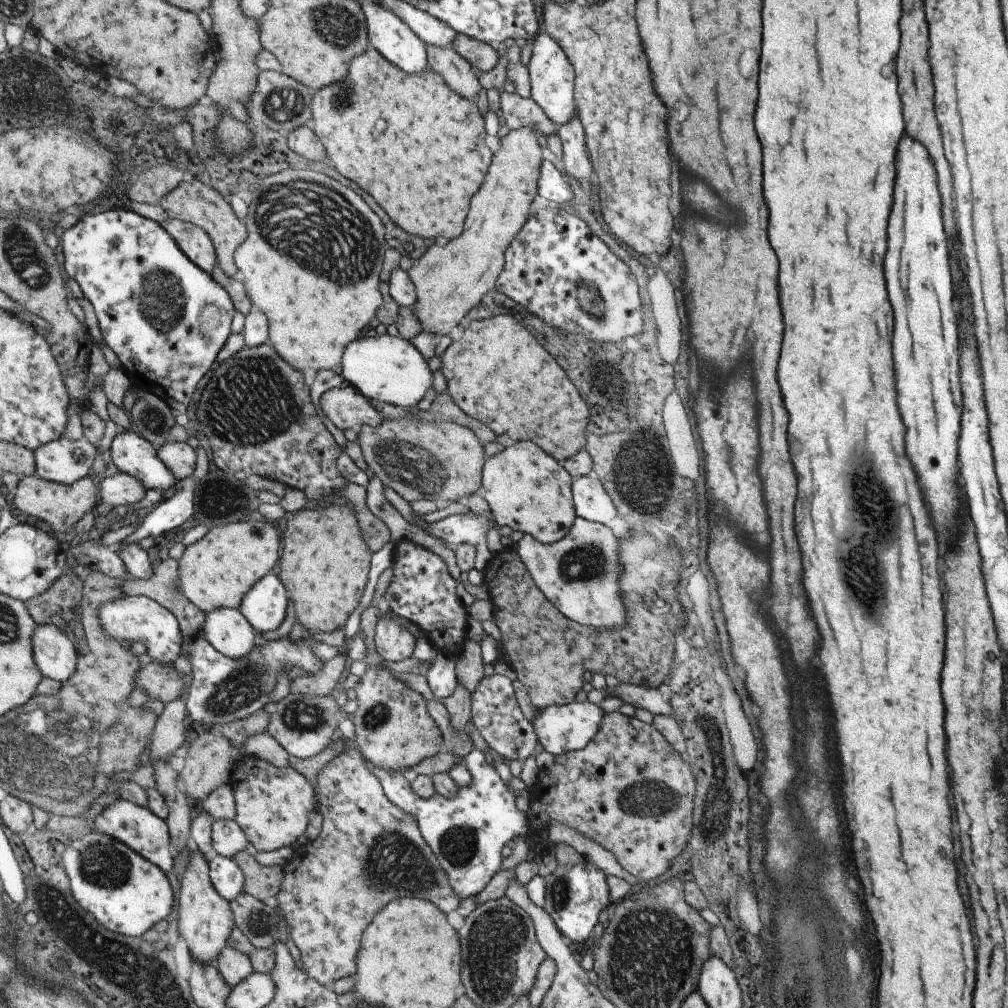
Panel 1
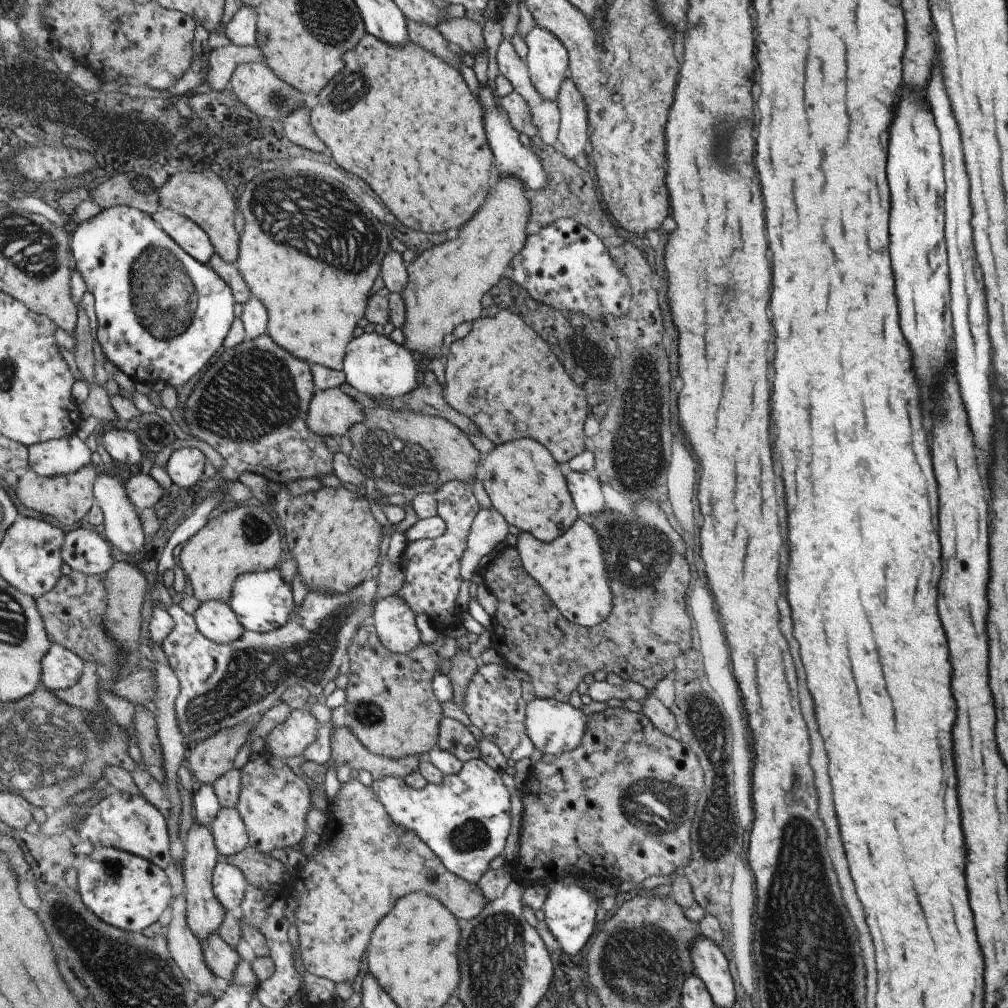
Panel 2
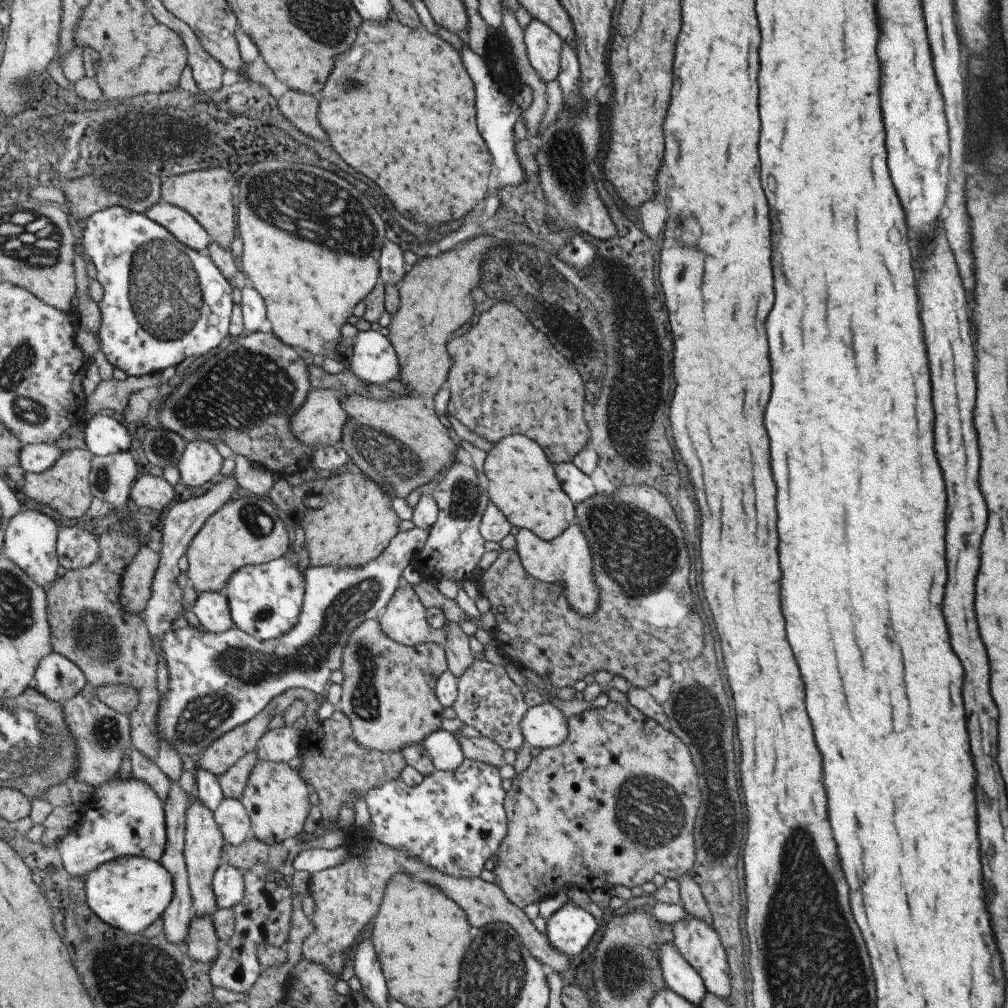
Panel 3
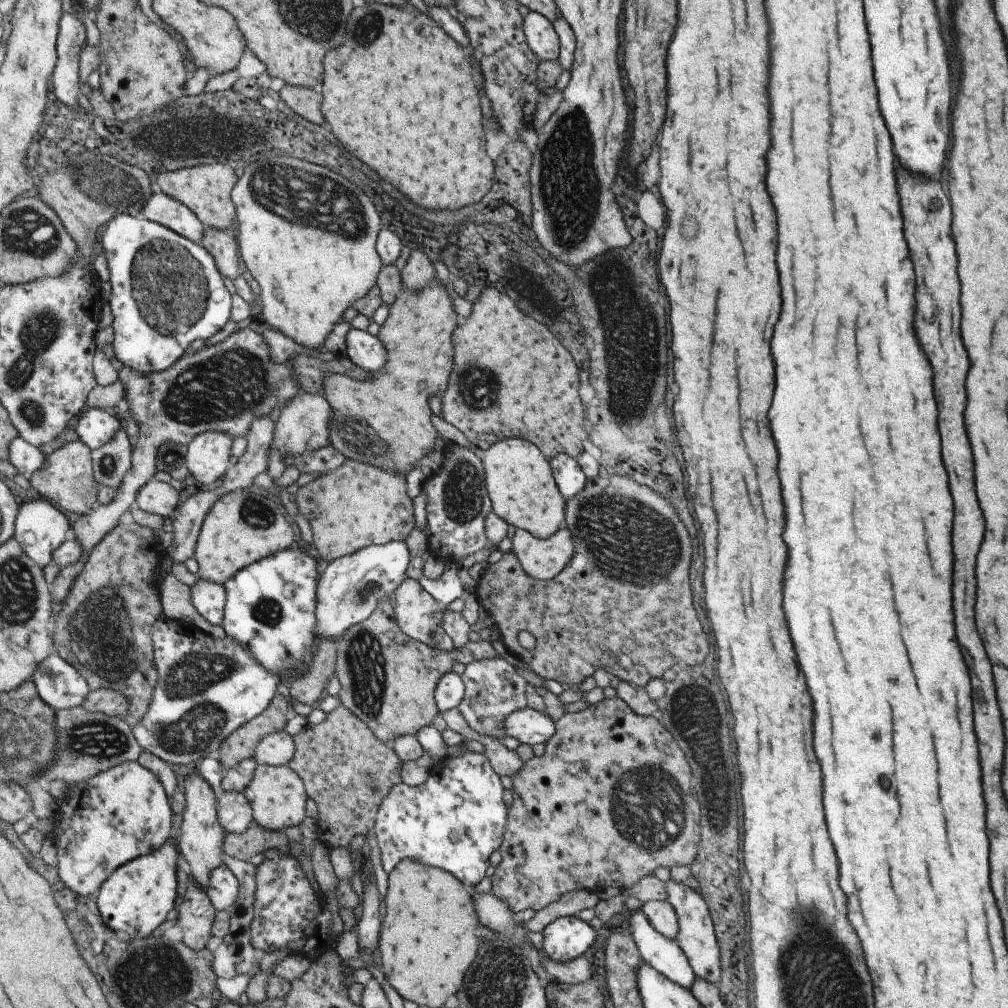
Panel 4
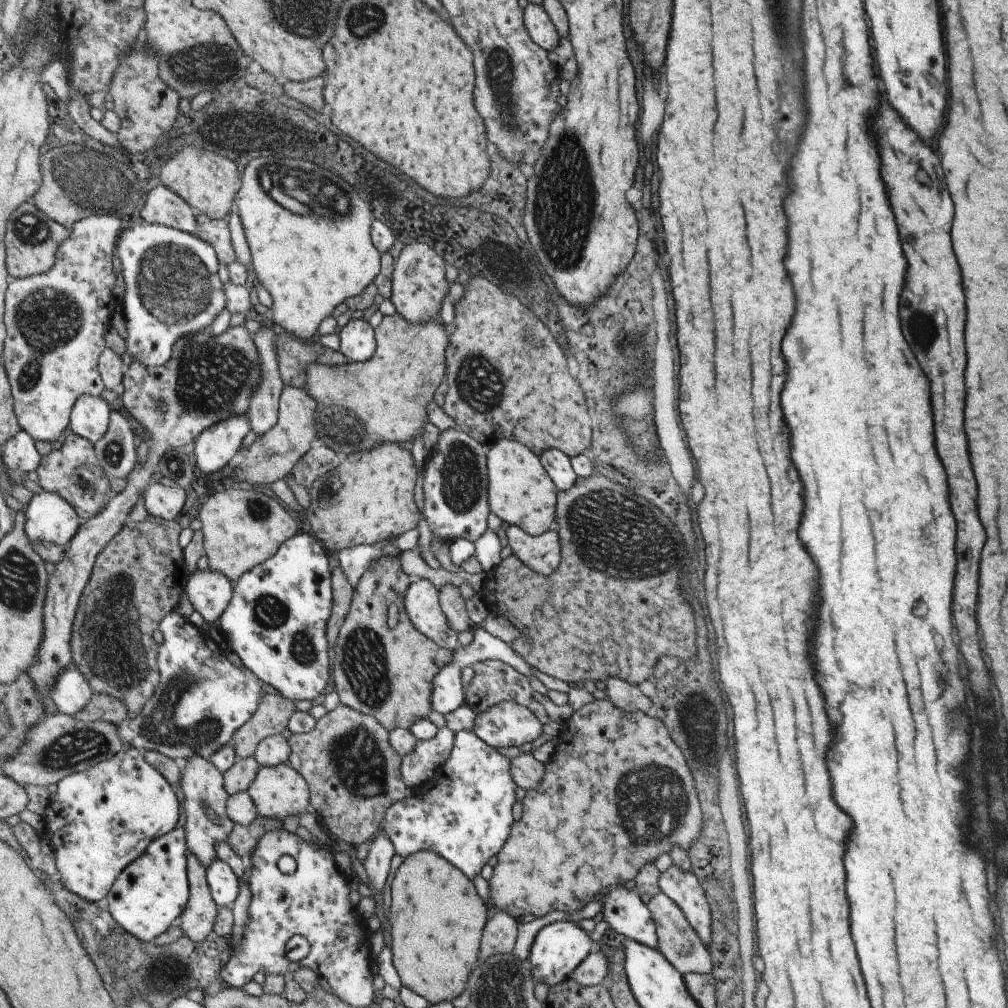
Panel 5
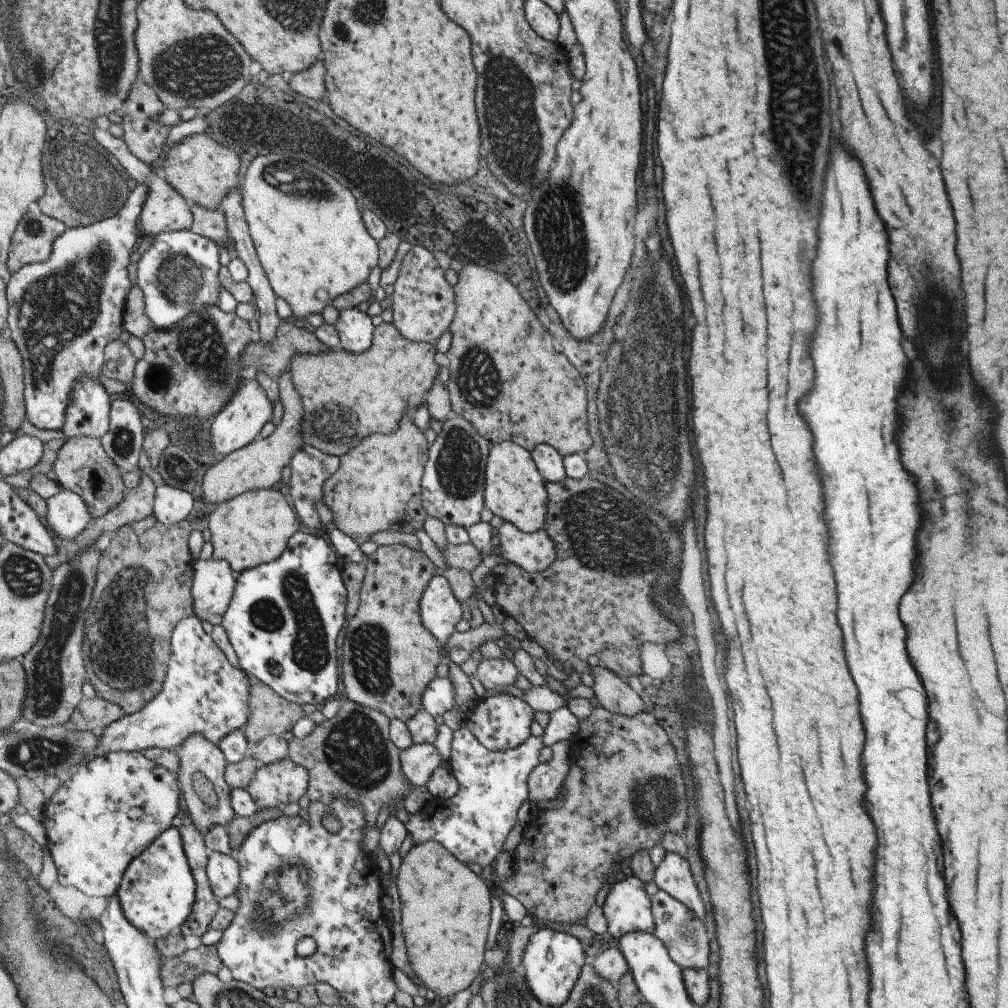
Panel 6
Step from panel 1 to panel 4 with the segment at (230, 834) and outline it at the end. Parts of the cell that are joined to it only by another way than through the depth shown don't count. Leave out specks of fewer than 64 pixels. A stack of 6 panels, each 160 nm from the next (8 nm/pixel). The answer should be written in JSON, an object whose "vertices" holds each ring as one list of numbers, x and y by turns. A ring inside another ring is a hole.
{"vertices":[[245,792,223,793,218,798,218,817,229,833,244,833,255,824,254,810]]}

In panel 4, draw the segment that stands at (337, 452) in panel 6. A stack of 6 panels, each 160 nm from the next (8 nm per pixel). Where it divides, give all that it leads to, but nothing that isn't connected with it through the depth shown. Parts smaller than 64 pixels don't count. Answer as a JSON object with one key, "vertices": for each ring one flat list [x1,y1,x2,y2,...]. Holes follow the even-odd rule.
{"vertices":[[437,282,422,291,405,289,396,303,389,308,389,315,377,334,389,353,389,363,385,370,374,372,370,381,361,382,339,373,326,374,323,394,334,408,330,424,330,444,338,448,347,459,363,461,407,475,417,467,423,455,433,450,439,436,432,421,433,412,428,400,448,389,450,376,454,371,453,336,463,320,453,308,451,298,454,296,450,285,445,287]]}

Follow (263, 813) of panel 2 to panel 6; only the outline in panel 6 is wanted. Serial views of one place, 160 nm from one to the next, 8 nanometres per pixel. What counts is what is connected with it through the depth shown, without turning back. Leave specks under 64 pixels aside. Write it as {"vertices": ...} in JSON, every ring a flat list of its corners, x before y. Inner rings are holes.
{"vertices":[[287,758,268,765,262,764,248,791,261,809,297,802,310,795,310,772,305,766]]}

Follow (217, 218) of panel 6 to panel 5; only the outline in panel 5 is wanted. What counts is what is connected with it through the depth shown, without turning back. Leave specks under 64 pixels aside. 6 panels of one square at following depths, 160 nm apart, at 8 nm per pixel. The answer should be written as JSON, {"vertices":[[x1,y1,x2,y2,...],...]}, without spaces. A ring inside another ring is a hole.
{"vertices":[[198,212,197,220,198,231,196,235,215,247,220,264,229,266,233,261,237,260,228,218,214,219]]}

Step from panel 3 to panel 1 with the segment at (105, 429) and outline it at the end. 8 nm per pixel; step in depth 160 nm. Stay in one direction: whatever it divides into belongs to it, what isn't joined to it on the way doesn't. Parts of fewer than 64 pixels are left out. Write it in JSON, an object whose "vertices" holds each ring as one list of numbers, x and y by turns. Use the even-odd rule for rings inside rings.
{"vertices":[[133,430,120,431,109,448,112,462,123,473,141,479,149,489,169,490,177,482,176,476,158,455,158,450]]}

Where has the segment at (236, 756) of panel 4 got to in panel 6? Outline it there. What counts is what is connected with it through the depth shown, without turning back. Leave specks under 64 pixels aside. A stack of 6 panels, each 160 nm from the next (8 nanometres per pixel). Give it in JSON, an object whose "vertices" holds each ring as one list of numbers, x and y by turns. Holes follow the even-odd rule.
{"vertices":[[261,680,250,686,250,709,250,719,243,729,251,745,260,743,266,736,279,736,291,730,306,716,299,703,279,696]]}

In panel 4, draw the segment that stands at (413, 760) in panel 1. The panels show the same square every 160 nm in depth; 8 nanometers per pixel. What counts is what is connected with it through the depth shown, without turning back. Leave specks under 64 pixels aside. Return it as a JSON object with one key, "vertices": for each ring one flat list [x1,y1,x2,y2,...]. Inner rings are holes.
{"vertices":[[393,597,385,598,378,604,374,614,365,623,351,627,338,643,338,659,336,660,336,674,341,689,339,700,343,706,350,708,364,723,367,723,379,740,392,745,401,735,416,735,423,727,435,722,437,714,441,714,436,700,436,688,453,666,460,662,464,665,475,661,499,657,491,641,483,639,478,642,469,641,460,649,444,651,432,647,419,639,409,636,400,626,396,618]]}

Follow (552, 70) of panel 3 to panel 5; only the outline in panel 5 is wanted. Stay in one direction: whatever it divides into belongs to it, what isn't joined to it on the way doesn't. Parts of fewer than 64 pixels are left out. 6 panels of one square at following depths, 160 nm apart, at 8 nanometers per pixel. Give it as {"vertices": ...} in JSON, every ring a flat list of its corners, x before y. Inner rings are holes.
{"vertices":[[528,3,525,8,524,21,531,33,531,38,549,52,562,42,554,20,543,5]]}

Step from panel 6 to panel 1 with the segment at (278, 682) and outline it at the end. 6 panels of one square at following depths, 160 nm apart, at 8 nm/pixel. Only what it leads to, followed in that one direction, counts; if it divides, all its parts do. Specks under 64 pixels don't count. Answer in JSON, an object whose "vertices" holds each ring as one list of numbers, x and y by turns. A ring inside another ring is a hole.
{"vertices":[[278,572,264,576,247,592,239,610,254,626,256,632,277,630,287,618,290,596]]}

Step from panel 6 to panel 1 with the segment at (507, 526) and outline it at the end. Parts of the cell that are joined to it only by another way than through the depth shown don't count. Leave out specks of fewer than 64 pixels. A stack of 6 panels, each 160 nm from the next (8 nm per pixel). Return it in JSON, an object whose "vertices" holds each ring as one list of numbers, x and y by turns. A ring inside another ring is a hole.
{"vertices":[[578,517,570,534,559,542,545,544,524,534,515,546,539,588,567,618,593,628,626,626,619,588,619,544,608,527]]}

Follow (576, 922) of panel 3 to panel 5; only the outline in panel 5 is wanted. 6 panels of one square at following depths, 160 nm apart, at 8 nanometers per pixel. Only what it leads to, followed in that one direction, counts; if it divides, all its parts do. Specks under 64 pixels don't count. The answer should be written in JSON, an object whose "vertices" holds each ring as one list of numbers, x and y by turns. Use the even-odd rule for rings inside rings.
{"vertices":[[559,921,542,928,531,945,528,962,535,982,543,982,548,988,555,988,573,976,575,970,589,954,591,940,580,926,569,921]]}

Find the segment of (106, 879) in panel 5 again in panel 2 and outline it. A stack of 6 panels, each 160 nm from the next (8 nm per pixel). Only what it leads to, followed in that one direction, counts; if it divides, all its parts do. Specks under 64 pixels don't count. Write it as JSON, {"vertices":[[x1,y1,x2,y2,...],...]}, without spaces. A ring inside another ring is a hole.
{"vertices":[[117,790,116,793,105,797,90,810,78,826,77,834,80,842,74,846,74,853,78,858,87,856,101,847,113,847,135,853,154,861,161,868,172,870,174,859,171,858,169,848,171,840,167,830,167,817,143,794]]}

